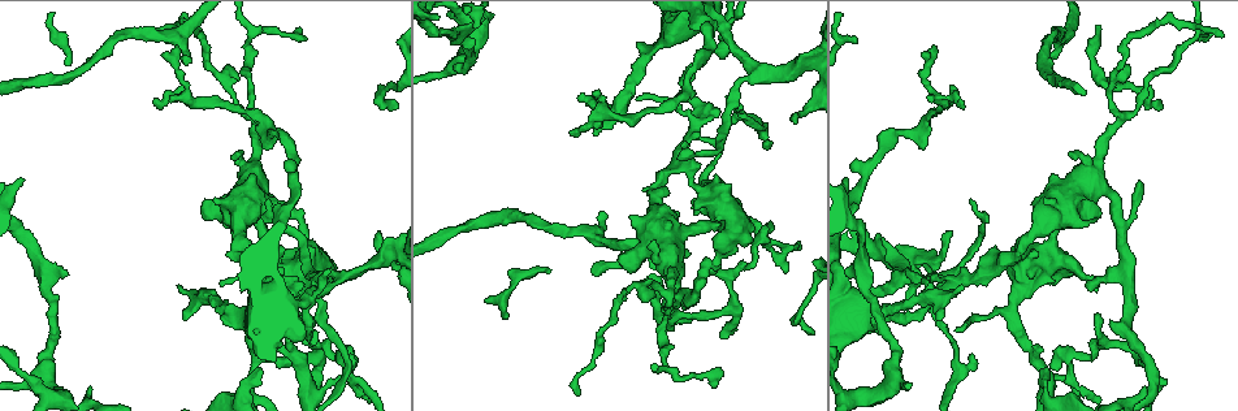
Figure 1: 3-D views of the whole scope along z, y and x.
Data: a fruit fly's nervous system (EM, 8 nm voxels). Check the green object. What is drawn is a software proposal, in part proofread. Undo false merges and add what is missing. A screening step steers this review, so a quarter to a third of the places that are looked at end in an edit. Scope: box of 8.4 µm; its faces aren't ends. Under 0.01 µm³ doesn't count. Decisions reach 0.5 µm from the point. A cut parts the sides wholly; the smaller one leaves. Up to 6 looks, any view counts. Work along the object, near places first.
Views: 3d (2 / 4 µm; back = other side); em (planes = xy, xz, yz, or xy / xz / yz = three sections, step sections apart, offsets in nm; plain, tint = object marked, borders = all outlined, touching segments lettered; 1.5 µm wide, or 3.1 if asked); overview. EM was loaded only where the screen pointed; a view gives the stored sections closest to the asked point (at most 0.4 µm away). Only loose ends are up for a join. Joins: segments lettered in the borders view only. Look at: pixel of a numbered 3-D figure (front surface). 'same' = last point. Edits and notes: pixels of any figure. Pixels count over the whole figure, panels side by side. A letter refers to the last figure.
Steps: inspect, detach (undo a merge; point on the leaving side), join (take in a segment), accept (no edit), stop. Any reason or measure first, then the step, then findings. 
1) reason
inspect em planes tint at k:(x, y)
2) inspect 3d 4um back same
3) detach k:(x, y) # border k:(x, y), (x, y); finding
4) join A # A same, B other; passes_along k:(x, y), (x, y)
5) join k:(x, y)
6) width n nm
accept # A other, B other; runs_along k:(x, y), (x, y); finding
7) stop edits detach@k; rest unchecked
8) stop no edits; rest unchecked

thick turns thin
inspect 3d 4um at 1:(246, 386)

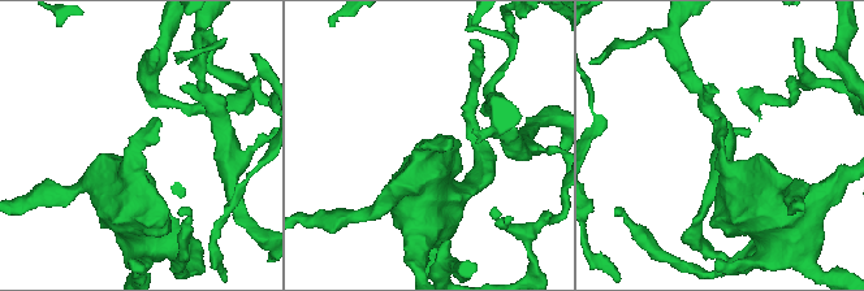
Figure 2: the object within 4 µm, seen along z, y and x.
shape alone is not enough
inspect em yz step 4 borders at 2:(138, 147)

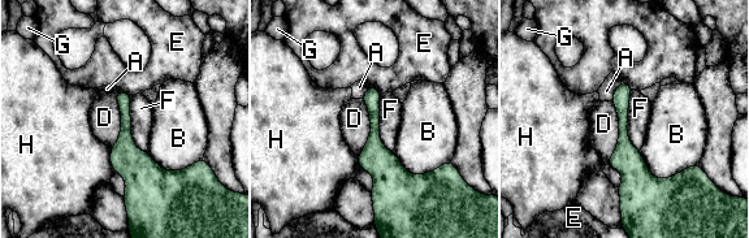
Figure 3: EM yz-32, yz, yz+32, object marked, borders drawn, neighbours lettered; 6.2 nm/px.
accept # A other, B other, D other, E other, F other, G other, H other; runs_along 3:(623, 85), (631, 198); one neuron here

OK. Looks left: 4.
branch stops here
inspect 3d 2um back at 1:(1071, 155)

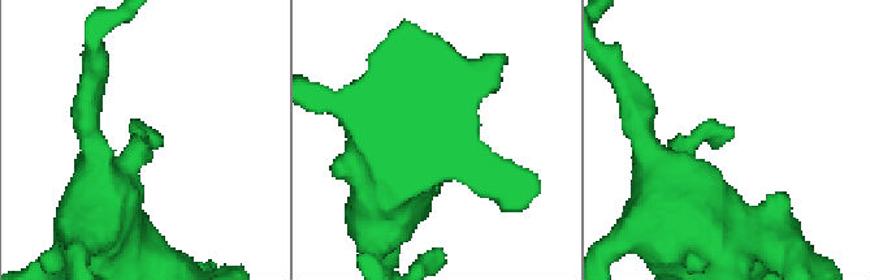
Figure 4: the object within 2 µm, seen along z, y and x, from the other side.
need the tissue
inspect em planes borders at 4:(730, 130)

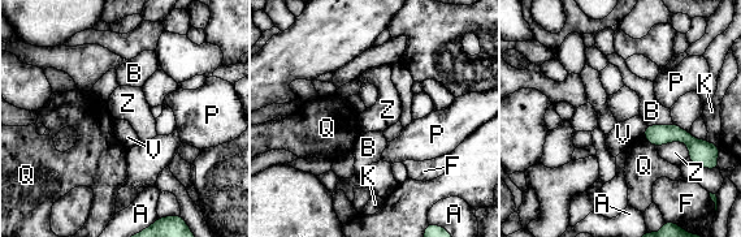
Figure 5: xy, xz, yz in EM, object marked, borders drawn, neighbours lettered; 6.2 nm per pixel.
accept # A other, B other, F other, K other, P other, Q other, V other, Z other; runs_along 5:(649, 128), (684, 136), (714, 166); none of them fits

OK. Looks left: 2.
arms part here
inspect 3d 4um at 1:(770, 244)

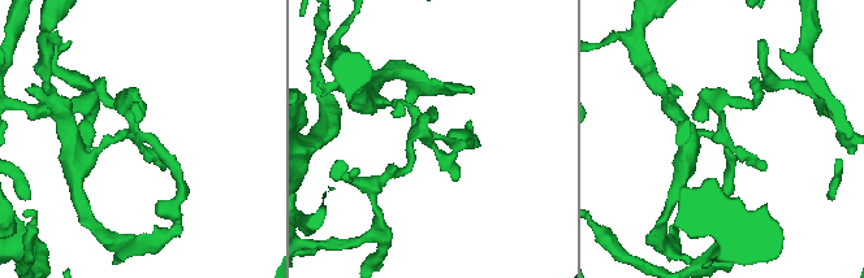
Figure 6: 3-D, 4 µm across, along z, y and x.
shape alone is not enough
inspect em yz step 8 borders at 6:(138, 137)

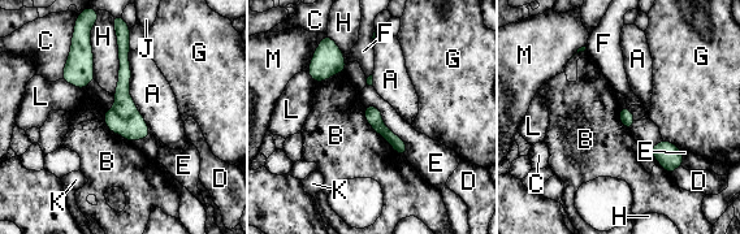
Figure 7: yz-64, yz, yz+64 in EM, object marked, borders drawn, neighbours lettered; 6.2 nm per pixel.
accept # A other, B other, C other, D other, E other, F other, G other, H other, J other, K other, L other, M other; border 7:(363, 107), (366, 121), (396, 152); one neuron here

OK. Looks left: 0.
stop no edits; rest unchecked

